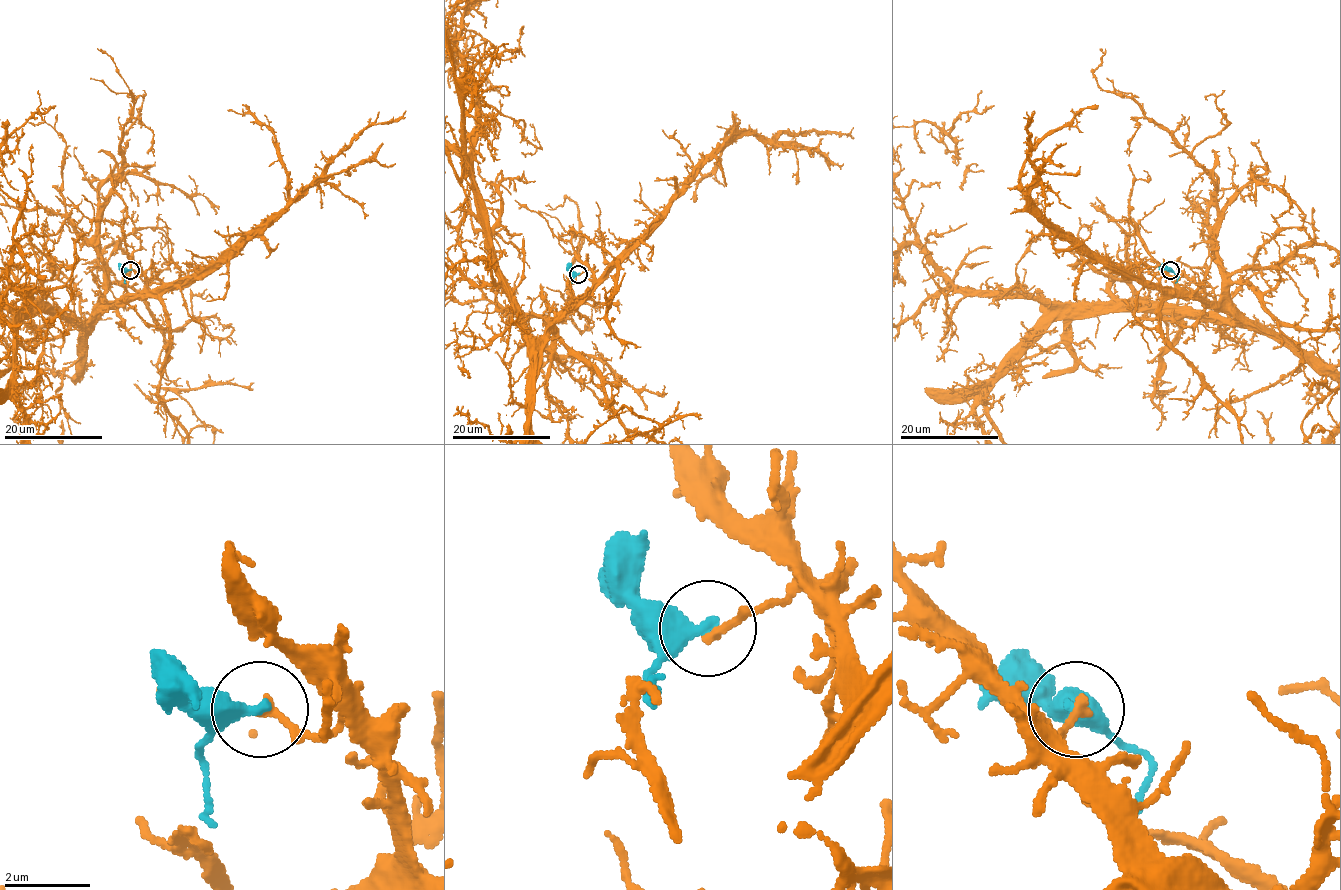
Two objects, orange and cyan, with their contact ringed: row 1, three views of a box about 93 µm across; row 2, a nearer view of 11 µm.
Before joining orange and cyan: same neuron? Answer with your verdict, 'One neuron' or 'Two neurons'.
Two neurons

